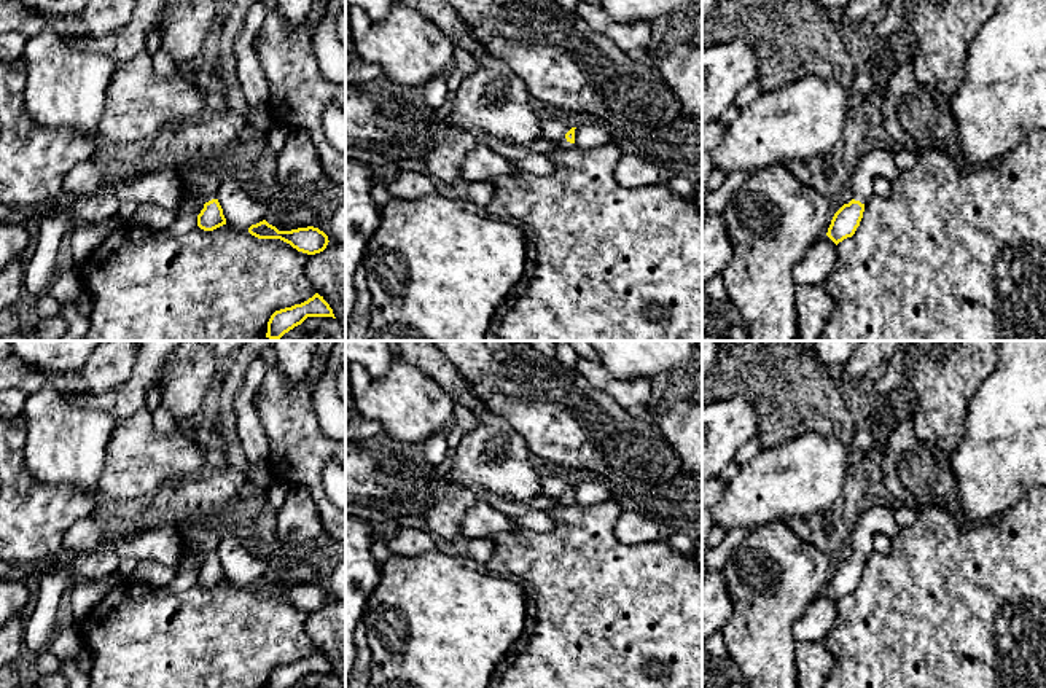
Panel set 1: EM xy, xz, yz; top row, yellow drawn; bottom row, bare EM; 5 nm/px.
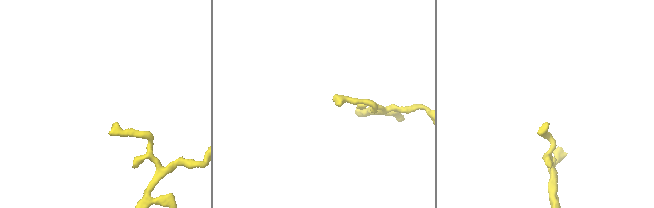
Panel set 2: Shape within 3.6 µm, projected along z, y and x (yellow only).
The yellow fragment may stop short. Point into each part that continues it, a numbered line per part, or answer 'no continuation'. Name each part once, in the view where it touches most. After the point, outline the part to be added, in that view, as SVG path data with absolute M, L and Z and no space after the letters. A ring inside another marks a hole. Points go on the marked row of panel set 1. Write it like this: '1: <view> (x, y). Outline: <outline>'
1: xz (542, 145). Outline: M538 137L530 143L530 150L538 154L549 154L556 150L568 150L572 147L575 147L575 143L570 143L565 137L557 140L548 140L548 139Z

